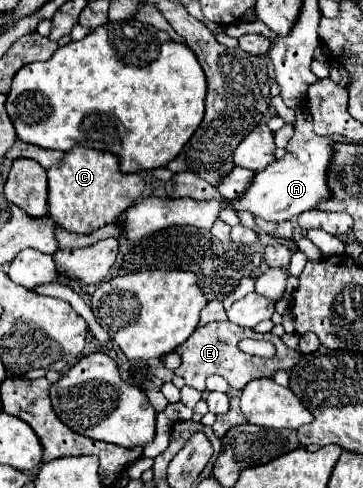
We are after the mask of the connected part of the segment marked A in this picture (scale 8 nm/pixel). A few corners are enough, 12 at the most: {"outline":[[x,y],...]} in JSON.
{"outline":[[296,108],[286,156],[228,208],[282,222],[330,198],[336,142]]}

